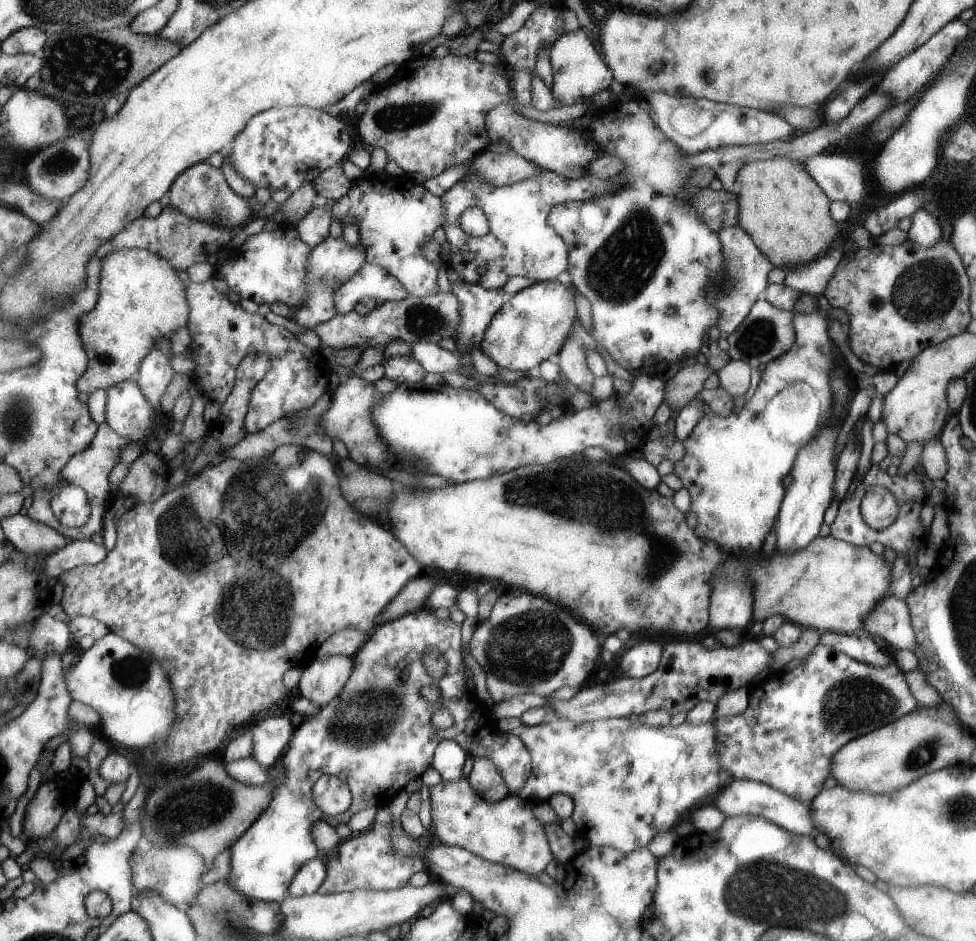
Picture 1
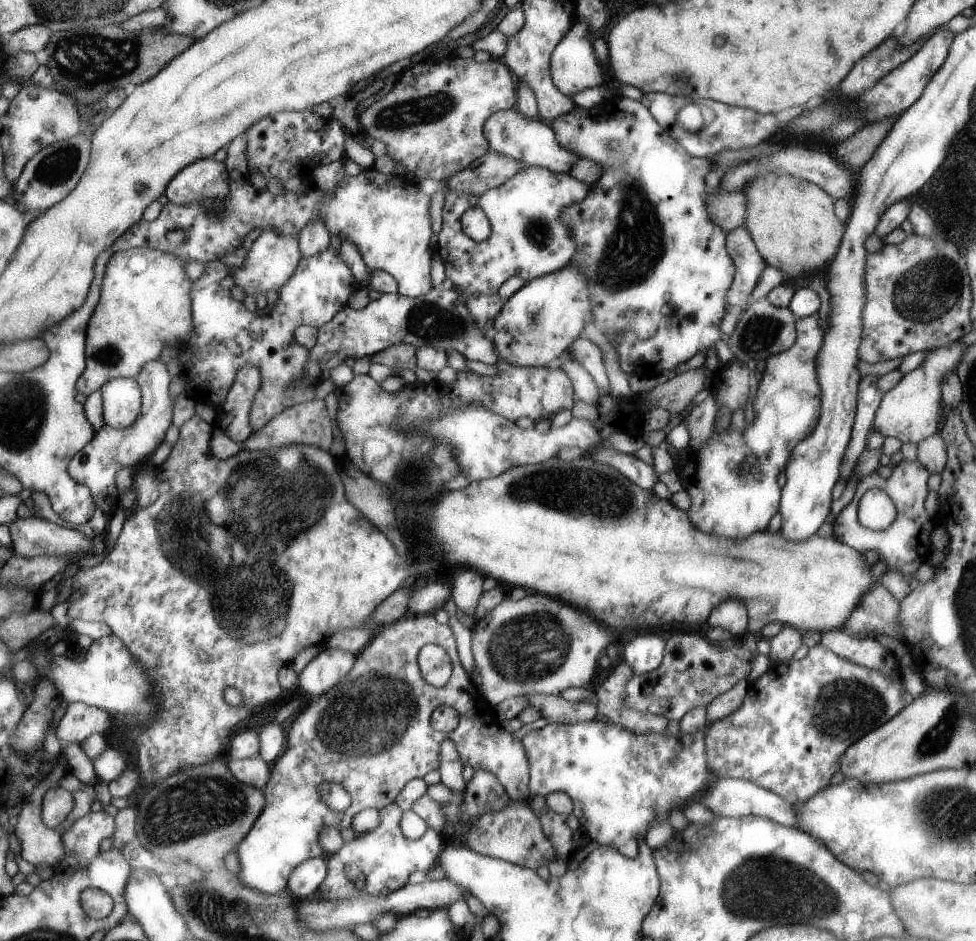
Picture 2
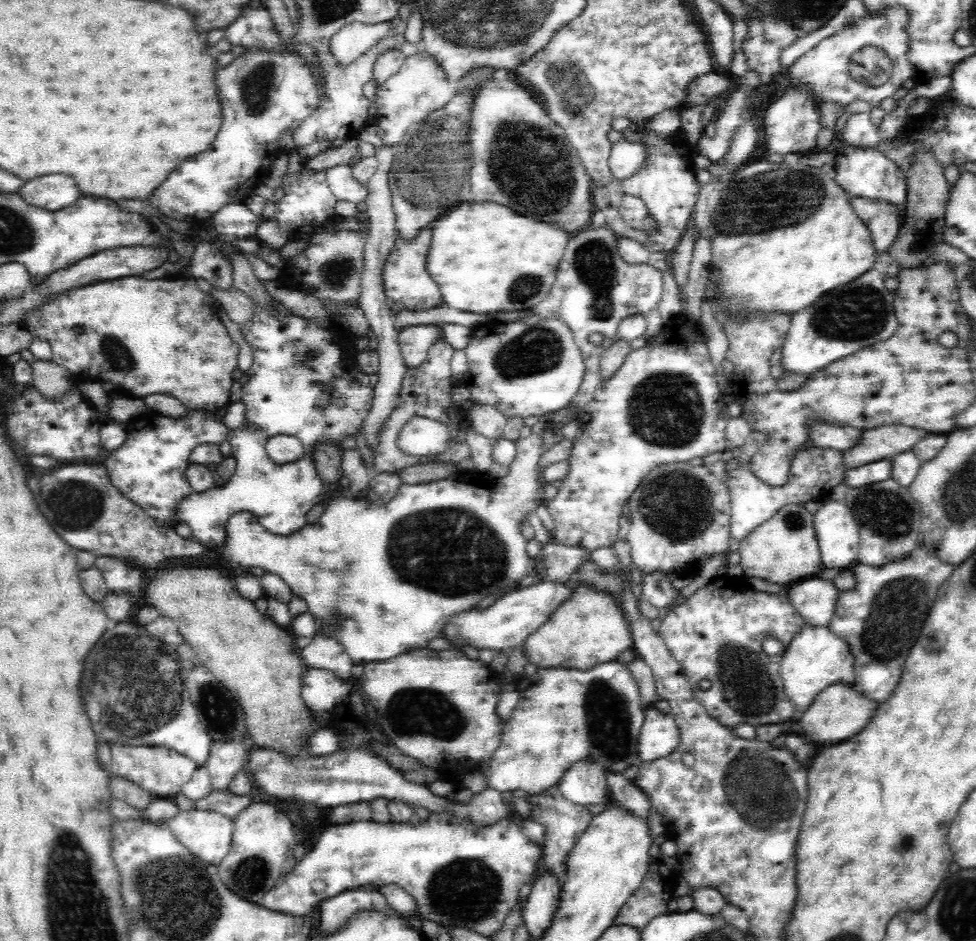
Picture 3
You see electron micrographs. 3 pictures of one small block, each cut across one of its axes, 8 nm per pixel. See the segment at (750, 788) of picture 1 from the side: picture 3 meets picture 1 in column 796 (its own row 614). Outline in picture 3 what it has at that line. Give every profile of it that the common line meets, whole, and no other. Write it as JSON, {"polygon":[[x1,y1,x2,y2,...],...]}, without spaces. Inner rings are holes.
{"polygon":[[810,578,786,588,787,598,808,627,830,626,834,616,838,589,832,580]]}

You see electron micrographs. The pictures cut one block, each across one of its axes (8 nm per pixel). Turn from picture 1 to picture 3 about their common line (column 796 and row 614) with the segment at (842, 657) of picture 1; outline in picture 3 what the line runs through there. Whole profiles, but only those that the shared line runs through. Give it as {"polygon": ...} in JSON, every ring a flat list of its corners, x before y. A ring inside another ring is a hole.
{"polygon":[[727,574,718,575,711,580,707,585,699,588,694,594,685,600,684,603,675,605,673,608,662,613,661,619,656,623,658,632,662,640,665,641,667,649,671,652,672,656,682,665,688,682,691,684,694,698,696,702,700,703,706,709,711,717,714,717,720,724,727,728,734,729,739,724,751,724,755,727,761,727,763,724,780,724,790,720,793,716,793,706,788,698,788,695,784,692,784,683,780,676,780,664,782,652,789,646,790,641,798,635,805,624,803,623,802,616,794,610,790,601,787,598,787,590,780,592,777,595,771,595,765,592,756,591,750,586,750,583,746,580,747,577,732,577],[766,638,776,638,782,644,783,650,775,655,768,655,762,649,762,642]]}

